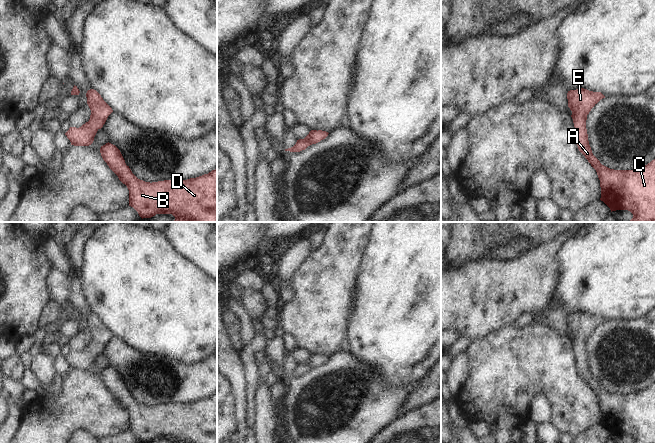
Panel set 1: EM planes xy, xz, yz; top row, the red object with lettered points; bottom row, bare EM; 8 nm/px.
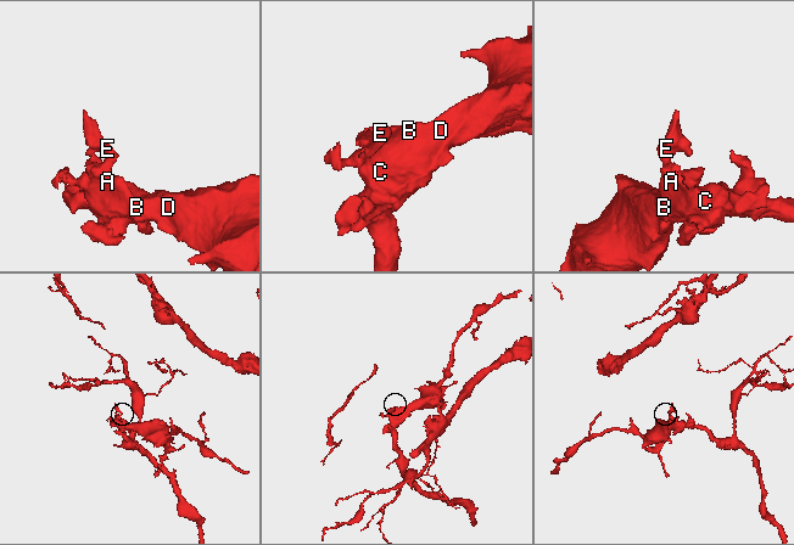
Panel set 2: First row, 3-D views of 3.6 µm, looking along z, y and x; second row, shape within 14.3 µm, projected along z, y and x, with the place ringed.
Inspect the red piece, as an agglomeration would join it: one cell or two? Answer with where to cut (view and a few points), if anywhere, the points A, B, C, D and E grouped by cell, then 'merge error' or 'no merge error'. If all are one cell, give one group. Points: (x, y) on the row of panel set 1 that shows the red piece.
no cut | A B C D E | no merge error

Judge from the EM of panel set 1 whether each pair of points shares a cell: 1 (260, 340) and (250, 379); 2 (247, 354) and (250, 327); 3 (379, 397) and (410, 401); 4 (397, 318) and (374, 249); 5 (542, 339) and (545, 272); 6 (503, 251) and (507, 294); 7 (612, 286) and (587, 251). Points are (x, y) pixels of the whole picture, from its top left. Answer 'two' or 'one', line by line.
1: one
2: two
3: two
4: one
5: two
6: two
7: one

